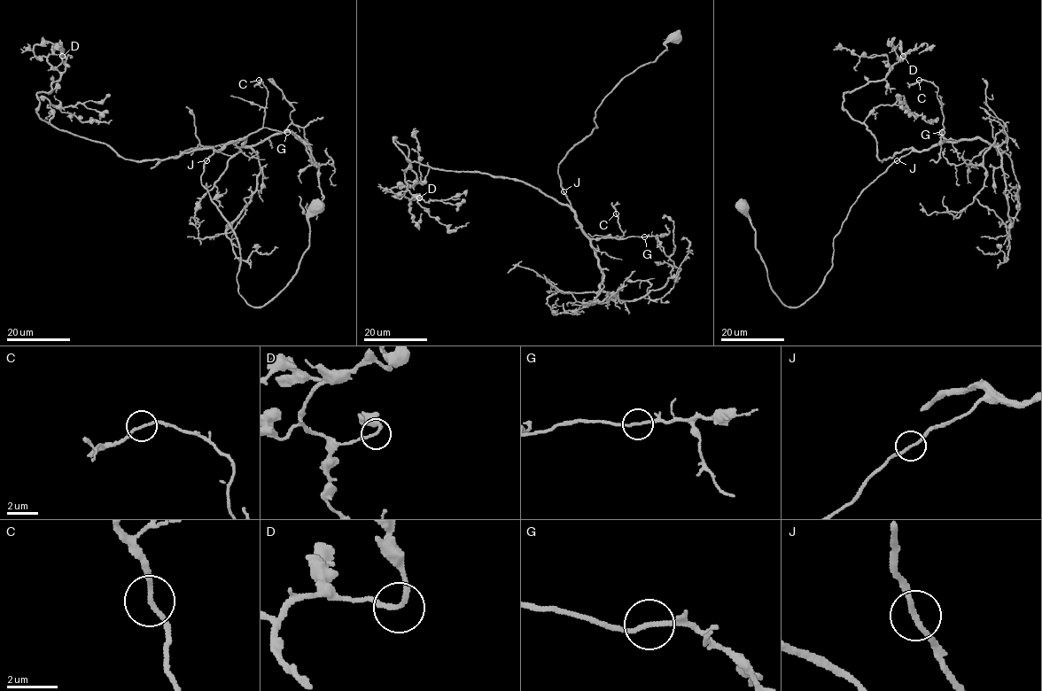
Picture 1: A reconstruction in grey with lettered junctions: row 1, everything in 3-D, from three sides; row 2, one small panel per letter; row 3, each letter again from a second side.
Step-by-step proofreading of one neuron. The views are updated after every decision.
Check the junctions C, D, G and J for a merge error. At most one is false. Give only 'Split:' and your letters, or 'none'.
Split: none

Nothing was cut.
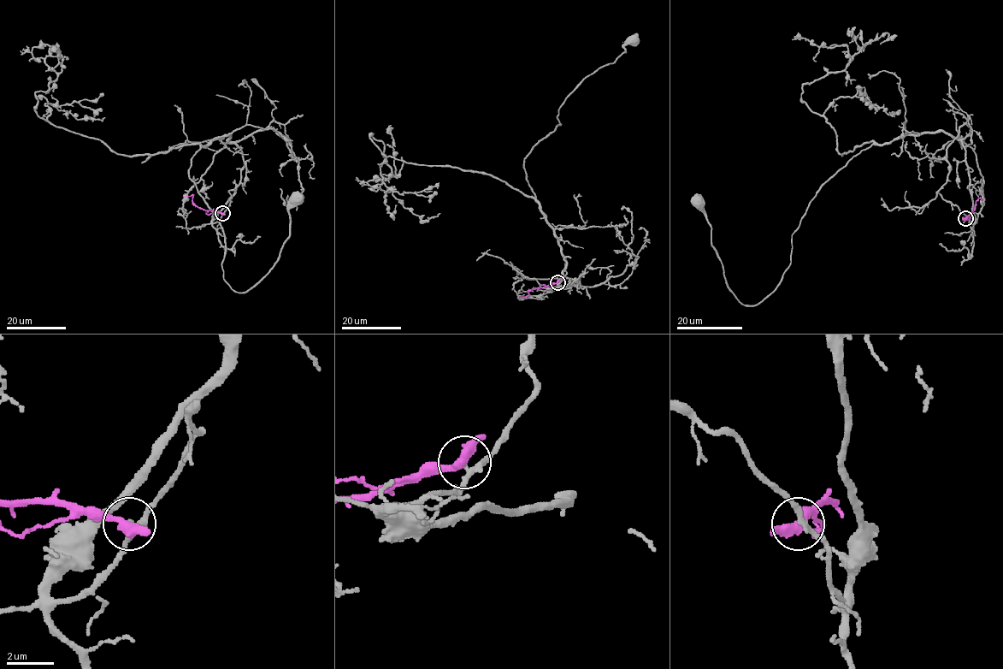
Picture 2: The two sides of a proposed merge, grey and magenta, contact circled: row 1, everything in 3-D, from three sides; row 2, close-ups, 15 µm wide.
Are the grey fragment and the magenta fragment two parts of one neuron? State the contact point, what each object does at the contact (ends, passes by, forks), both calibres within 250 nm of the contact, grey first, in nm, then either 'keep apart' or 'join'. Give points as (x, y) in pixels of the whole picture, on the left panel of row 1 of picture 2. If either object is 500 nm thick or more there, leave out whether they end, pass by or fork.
at (222, 213); grey passes by; magenta passes by; 200 nm thick on the grey side, 380 nm on the other; keep apart

